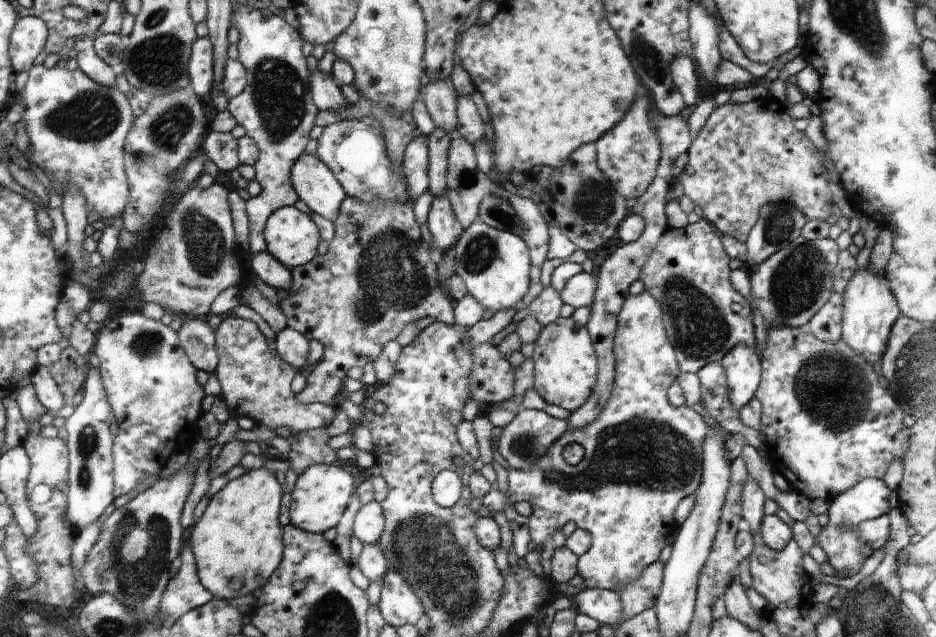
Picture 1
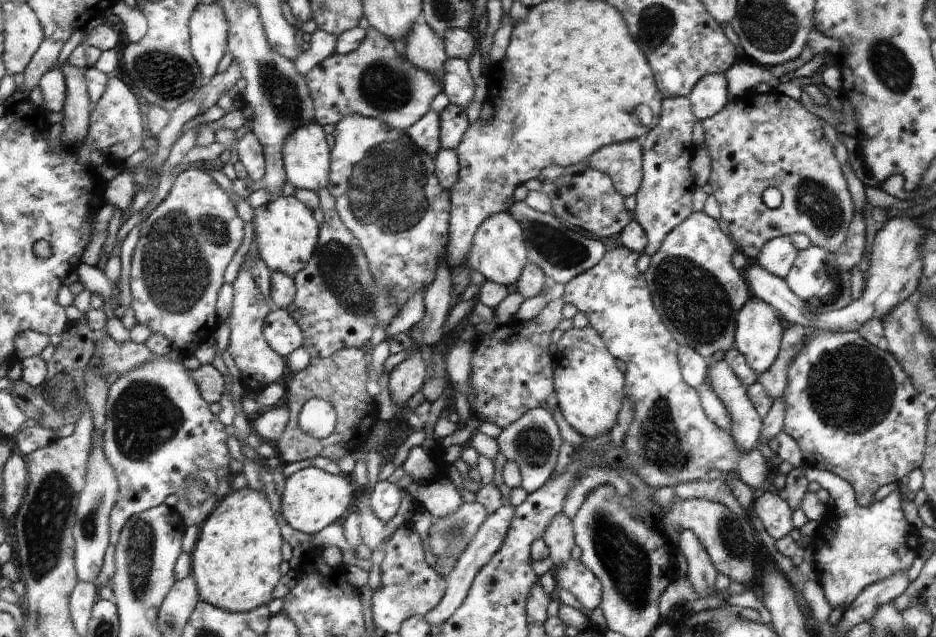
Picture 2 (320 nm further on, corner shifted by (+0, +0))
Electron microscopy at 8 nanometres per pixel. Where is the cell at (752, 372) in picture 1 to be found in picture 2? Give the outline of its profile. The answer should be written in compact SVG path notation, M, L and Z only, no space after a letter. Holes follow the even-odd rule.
M758 298L747 302L739 314L739 324L736 331L736 350L744 355L746 364L756 372L756 376L766 373L771 369L779 356L782 348L784 334L784 321L779 316L775 307Z

